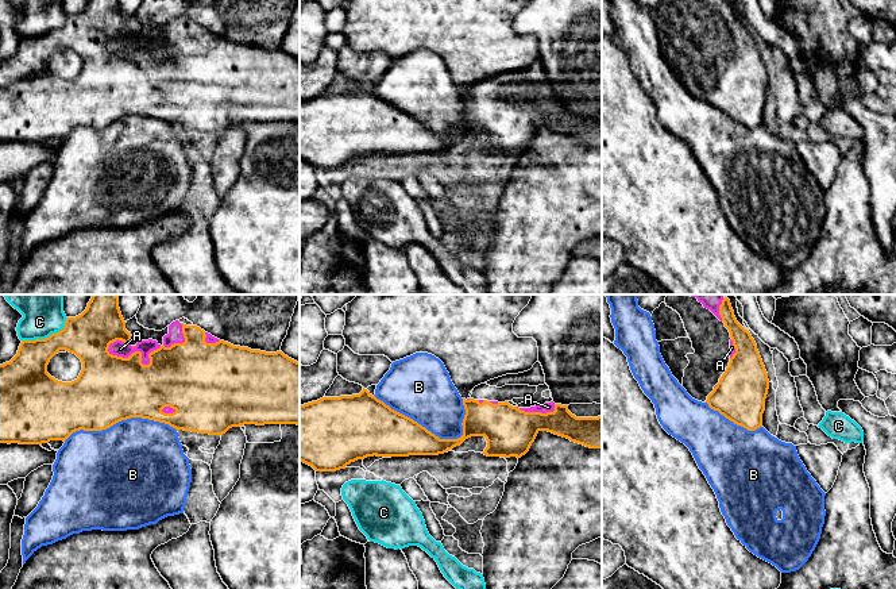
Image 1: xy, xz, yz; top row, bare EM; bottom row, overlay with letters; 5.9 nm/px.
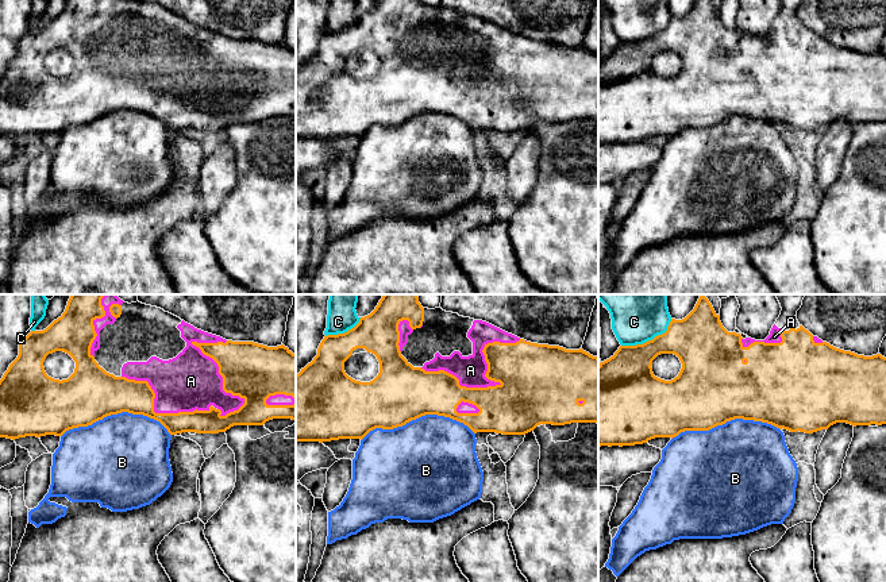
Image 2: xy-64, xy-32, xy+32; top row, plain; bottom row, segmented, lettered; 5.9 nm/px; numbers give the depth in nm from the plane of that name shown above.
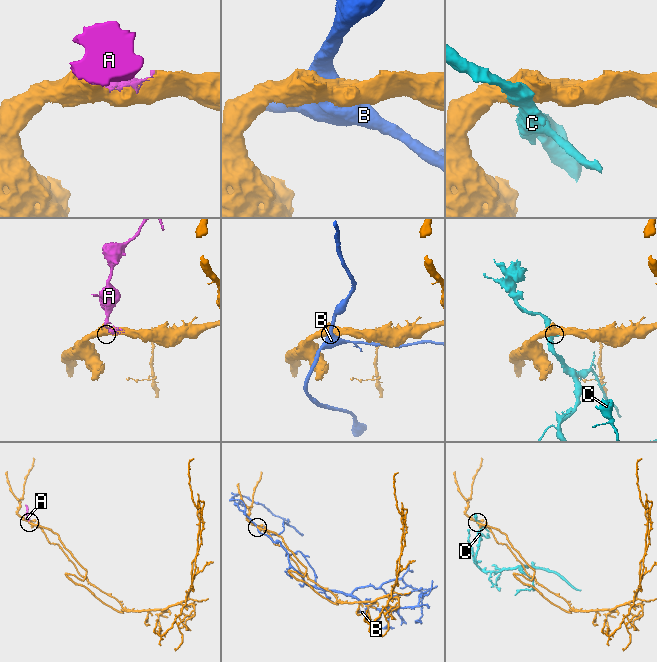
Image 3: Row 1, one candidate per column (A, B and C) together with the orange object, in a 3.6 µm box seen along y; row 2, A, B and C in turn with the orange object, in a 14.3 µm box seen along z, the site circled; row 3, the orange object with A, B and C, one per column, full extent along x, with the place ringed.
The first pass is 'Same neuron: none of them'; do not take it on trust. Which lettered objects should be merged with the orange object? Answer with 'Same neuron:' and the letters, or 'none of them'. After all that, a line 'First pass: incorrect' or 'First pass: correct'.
Same neuron: A
First pass: incorrect

